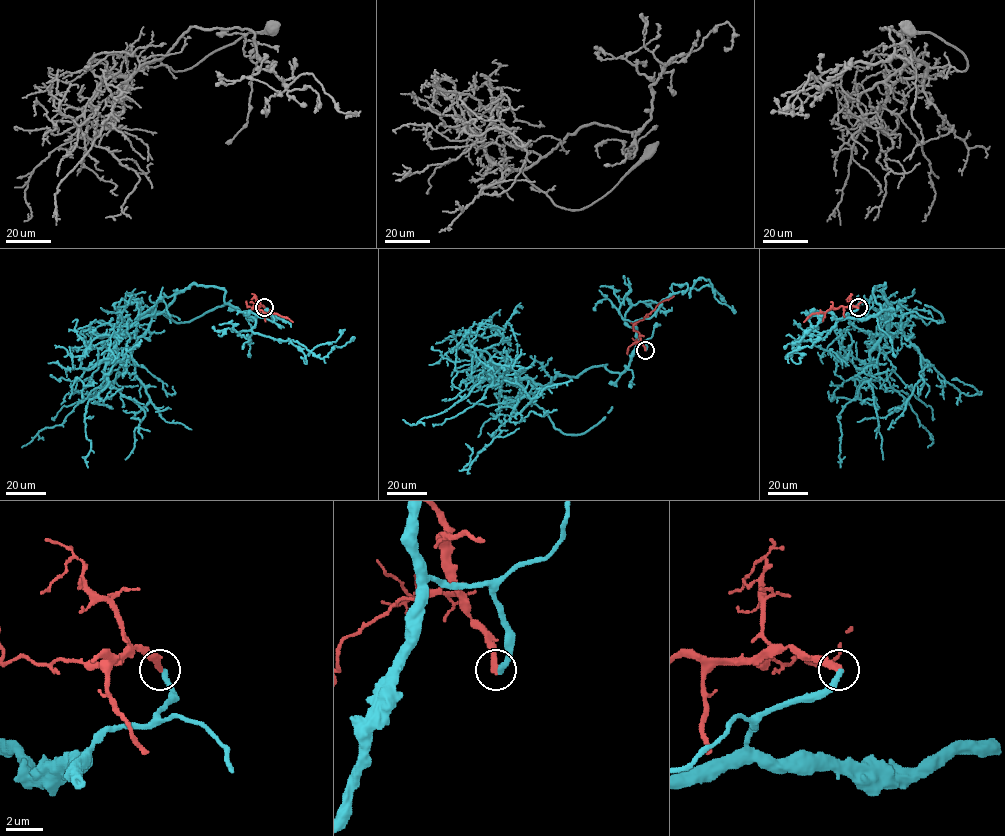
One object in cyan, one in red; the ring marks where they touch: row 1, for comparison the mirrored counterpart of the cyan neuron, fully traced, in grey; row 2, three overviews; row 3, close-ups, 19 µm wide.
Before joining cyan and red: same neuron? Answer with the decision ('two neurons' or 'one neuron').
two neurons

